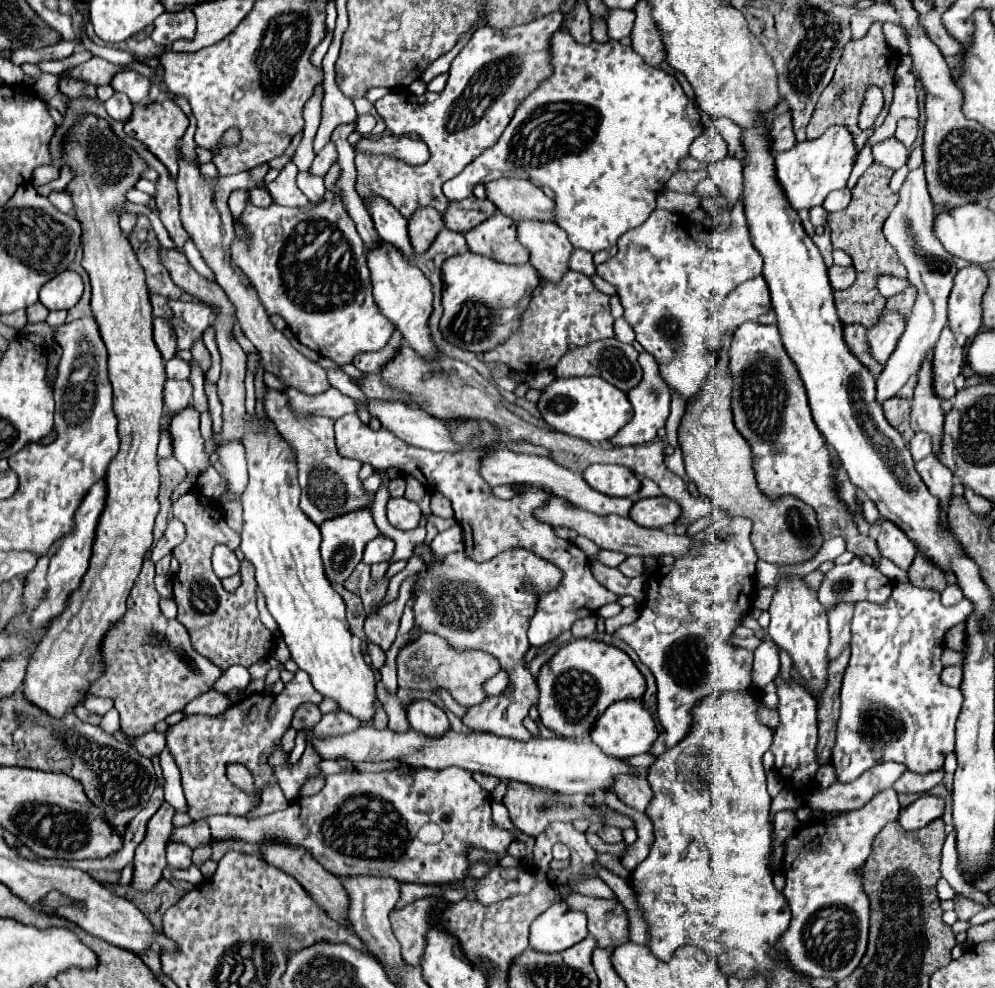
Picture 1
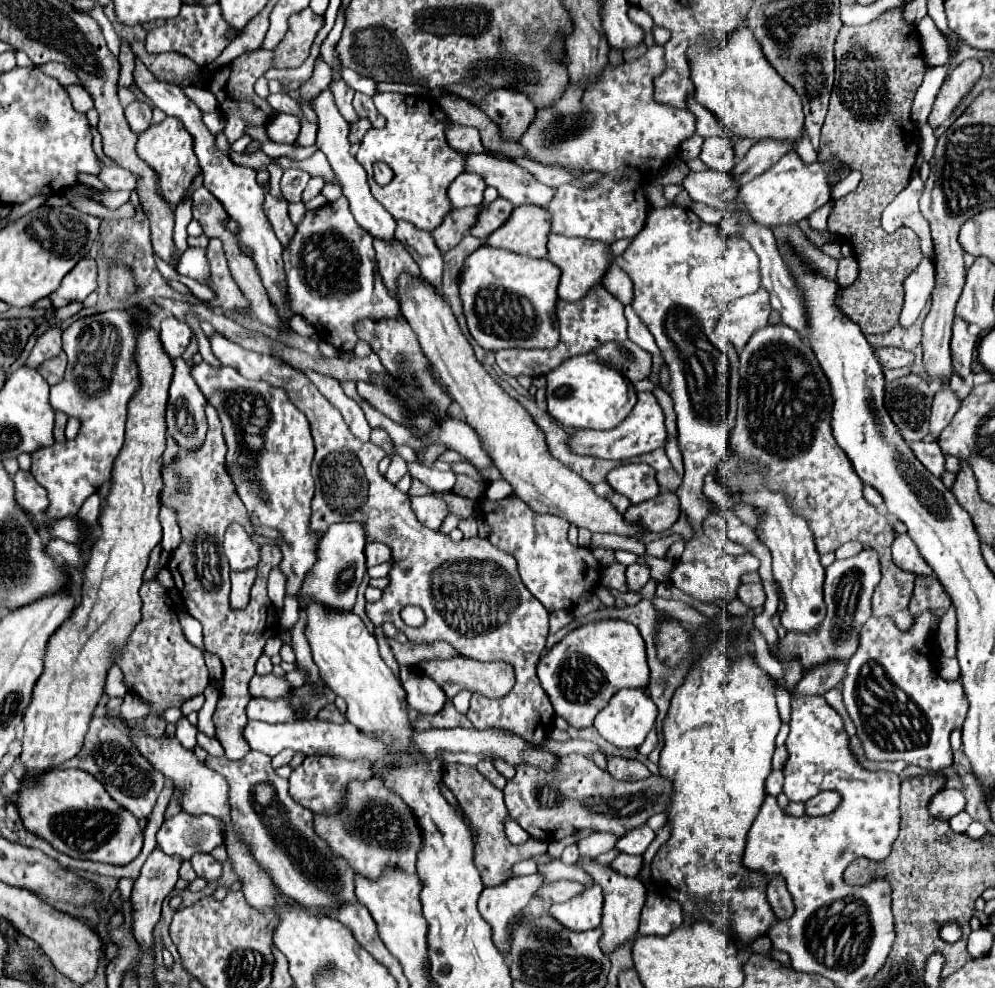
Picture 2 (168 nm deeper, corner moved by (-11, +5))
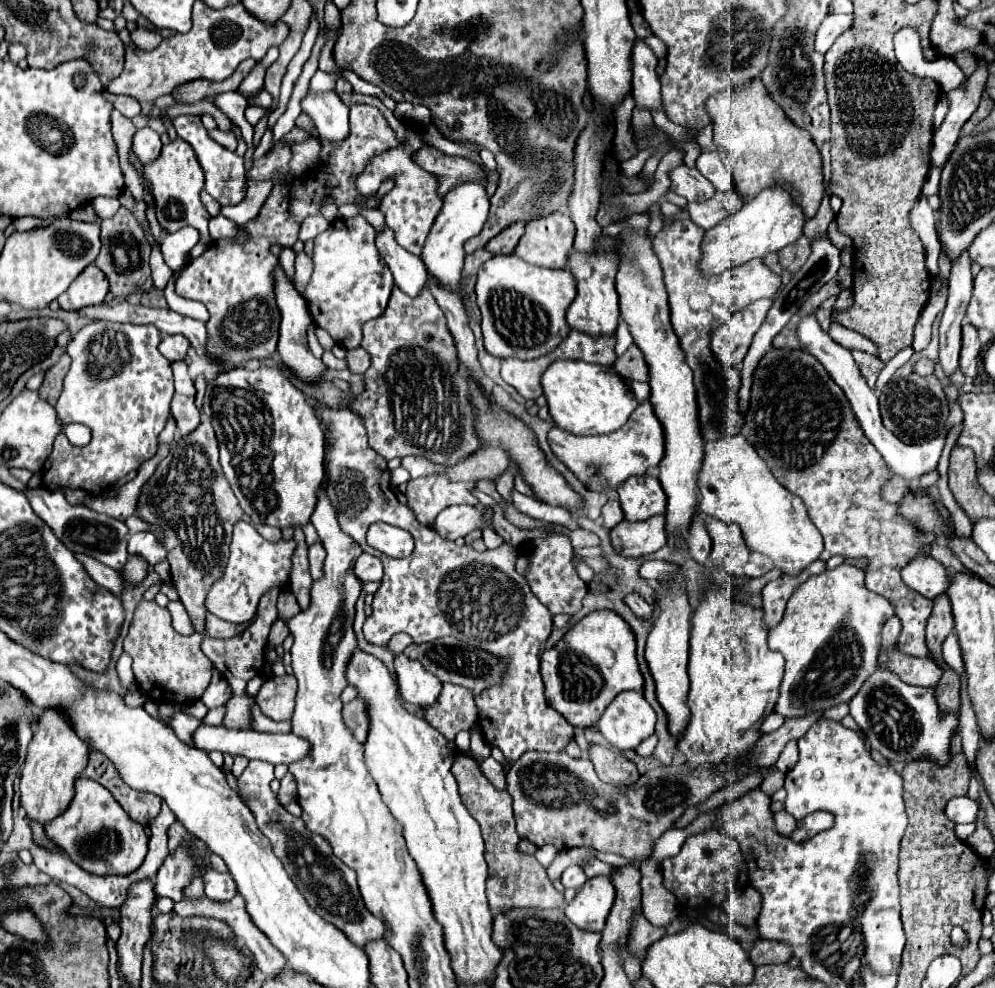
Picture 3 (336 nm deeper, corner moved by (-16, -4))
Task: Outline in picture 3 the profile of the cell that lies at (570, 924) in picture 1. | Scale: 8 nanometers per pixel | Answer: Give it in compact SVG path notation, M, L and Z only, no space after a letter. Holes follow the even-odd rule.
M588 879L572 903L564 909L566 917L582 931L602 933L606 917L614 903L614 885L610 879Z

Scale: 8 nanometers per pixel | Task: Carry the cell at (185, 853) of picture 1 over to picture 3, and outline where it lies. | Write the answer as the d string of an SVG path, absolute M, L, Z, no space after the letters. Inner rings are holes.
M208 869L204 871L202 881L206 897L210 897L212 901L230 901L236 895L236 883L230 873L226 875L216 869Z

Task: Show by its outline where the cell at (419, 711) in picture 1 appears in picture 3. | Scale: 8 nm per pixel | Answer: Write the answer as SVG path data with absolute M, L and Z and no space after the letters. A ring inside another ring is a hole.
M396 655L394 659L396 679L402 699L418 707L432 707L438 701L442 683L416 661L410 661L406 655Z

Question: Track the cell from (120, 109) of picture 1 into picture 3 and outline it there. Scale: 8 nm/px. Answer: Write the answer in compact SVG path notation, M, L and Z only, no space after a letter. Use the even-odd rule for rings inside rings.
M142 127L134 133L134 145L132 151L138 155L138 159L142 161L142 165L146 165L148 161L152 161L158 153L160 153L160 135L150 129L150 127Z

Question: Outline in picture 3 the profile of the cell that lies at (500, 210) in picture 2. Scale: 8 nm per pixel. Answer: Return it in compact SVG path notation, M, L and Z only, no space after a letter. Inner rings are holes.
M512 223L512 225L506 227L504 231L500 231L494 239L490 239L484 249L486 249L488 253L492 253L492 255L512 253L520 237L522 237L522 223Z

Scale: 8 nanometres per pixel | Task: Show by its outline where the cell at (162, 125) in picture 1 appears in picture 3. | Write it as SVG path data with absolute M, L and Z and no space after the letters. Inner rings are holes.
M178 137L176 141L170 141L168 145L162 147L160 155L144 167L144 173L148 183L152 185L152 195L156 199L156 219L162 225L162 229L174 233L186 225L192 225L202 233L204 241L208 243L210 215L204 211L204 205L200 203L200 191L204 189L204 173L194 155L194 149L184 139Z

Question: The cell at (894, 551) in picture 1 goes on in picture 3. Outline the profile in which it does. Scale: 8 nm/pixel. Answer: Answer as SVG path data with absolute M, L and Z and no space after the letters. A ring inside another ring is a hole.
M918 555L916 559L912 559L904 567L902 579L910 589L922 593L928 599L934 599L936 595L944 593L948 587L946 585L948 583L946 567L926 555Z

